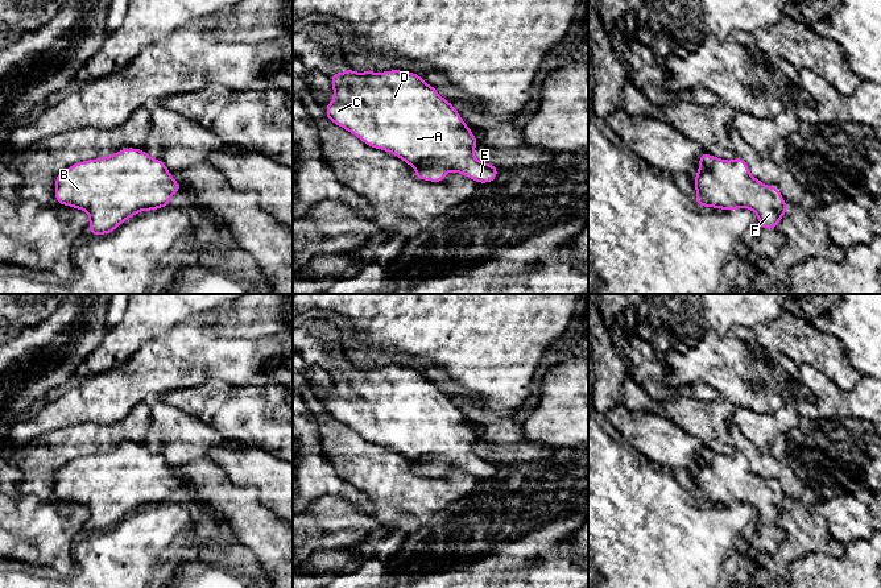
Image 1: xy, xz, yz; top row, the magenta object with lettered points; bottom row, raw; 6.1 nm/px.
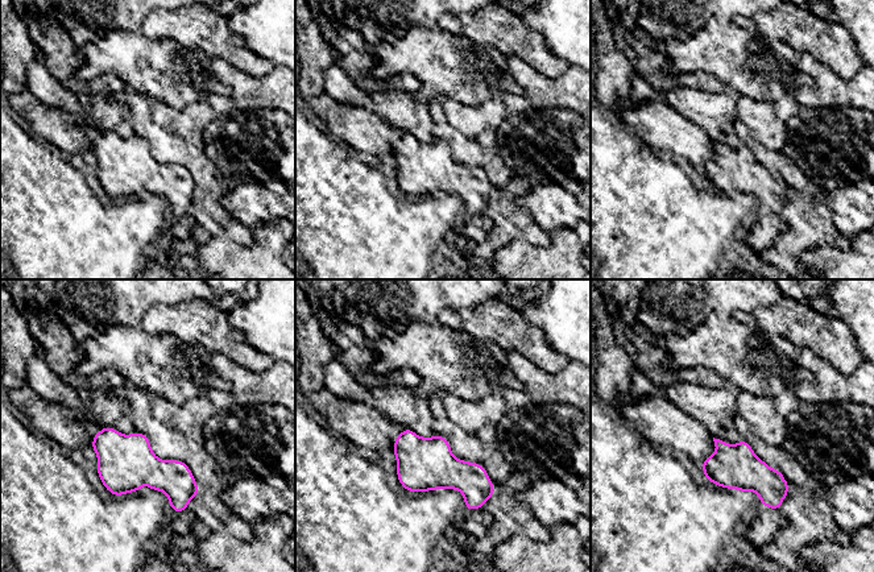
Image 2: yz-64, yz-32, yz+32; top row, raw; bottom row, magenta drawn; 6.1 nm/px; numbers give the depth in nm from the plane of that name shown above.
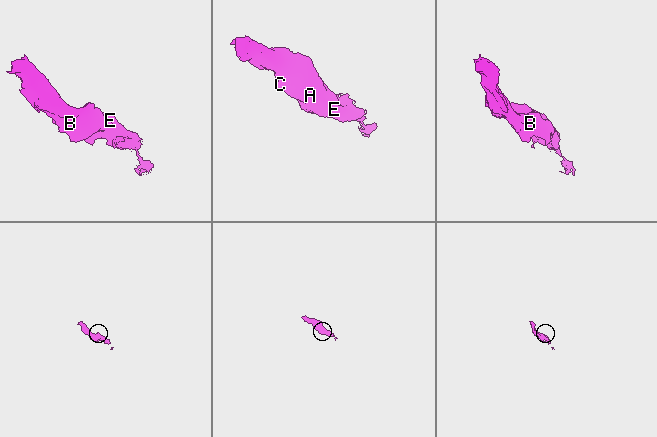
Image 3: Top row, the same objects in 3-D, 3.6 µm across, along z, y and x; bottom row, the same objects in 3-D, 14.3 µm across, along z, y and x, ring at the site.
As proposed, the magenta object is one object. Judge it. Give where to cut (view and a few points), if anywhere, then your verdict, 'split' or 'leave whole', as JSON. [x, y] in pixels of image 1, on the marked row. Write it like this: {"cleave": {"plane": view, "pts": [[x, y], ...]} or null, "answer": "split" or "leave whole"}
{"cleave": null, "answer": "leave whole"}

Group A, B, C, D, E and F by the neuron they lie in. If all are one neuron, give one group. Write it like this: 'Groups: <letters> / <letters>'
Groups: A B C D E F

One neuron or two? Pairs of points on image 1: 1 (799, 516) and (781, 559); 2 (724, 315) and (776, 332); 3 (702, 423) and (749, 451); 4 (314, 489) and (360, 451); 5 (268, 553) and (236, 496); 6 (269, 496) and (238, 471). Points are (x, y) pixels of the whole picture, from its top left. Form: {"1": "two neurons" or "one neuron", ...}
{"1": "one neuron", "2": "two neurons", "3": "two neurons", "4": "two neurons", "5": "one neuron", "6": "one neuron"}

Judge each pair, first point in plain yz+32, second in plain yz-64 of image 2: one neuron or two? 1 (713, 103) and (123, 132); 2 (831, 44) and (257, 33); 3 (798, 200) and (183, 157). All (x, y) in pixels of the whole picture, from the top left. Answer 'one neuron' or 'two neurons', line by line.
1: one neuron
2: two neurons
3: one neuron

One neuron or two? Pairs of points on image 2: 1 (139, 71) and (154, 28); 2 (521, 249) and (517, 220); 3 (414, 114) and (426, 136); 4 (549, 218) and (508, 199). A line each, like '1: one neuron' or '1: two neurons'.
1: two neurons
2: two neurons
3: one neuron
4: two neurons

